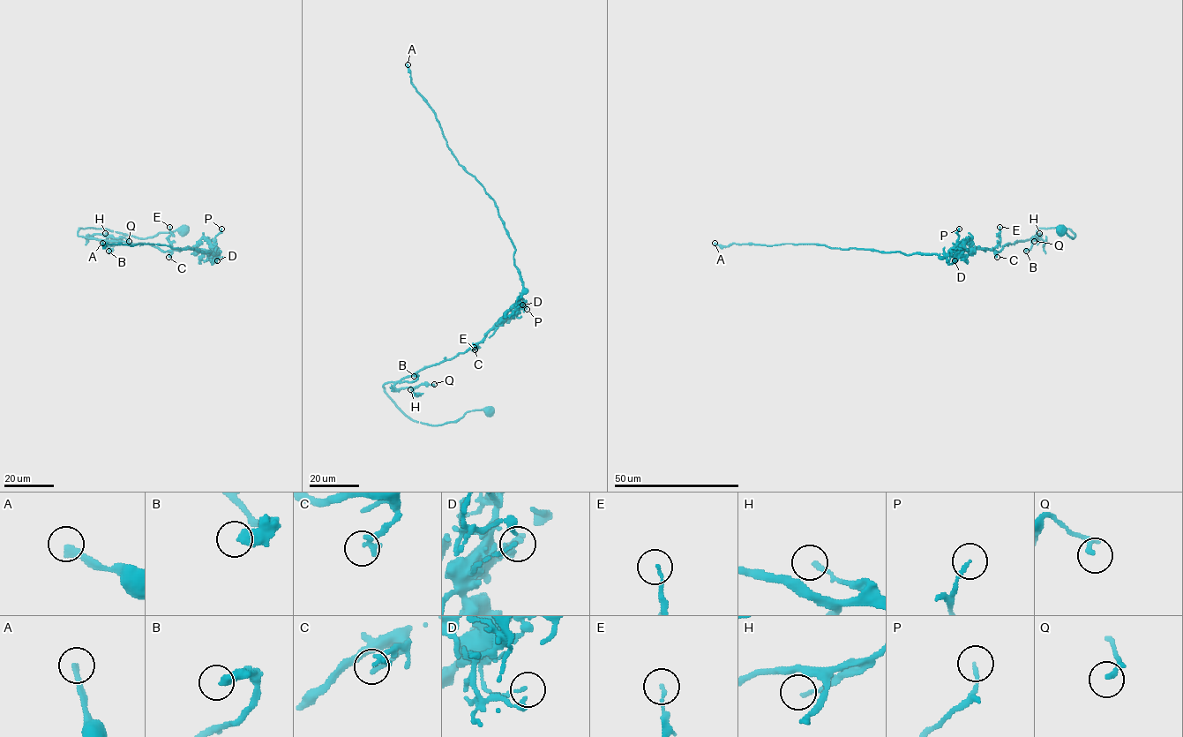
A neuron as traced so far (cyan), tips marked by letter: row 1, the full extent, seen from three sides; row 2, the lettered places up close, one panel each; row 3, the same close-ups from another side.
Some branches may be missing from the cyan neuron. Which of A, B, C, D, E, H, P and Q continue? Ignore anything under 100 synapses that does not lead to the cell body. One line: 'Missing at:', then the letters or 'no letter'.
Missing at: no letter

